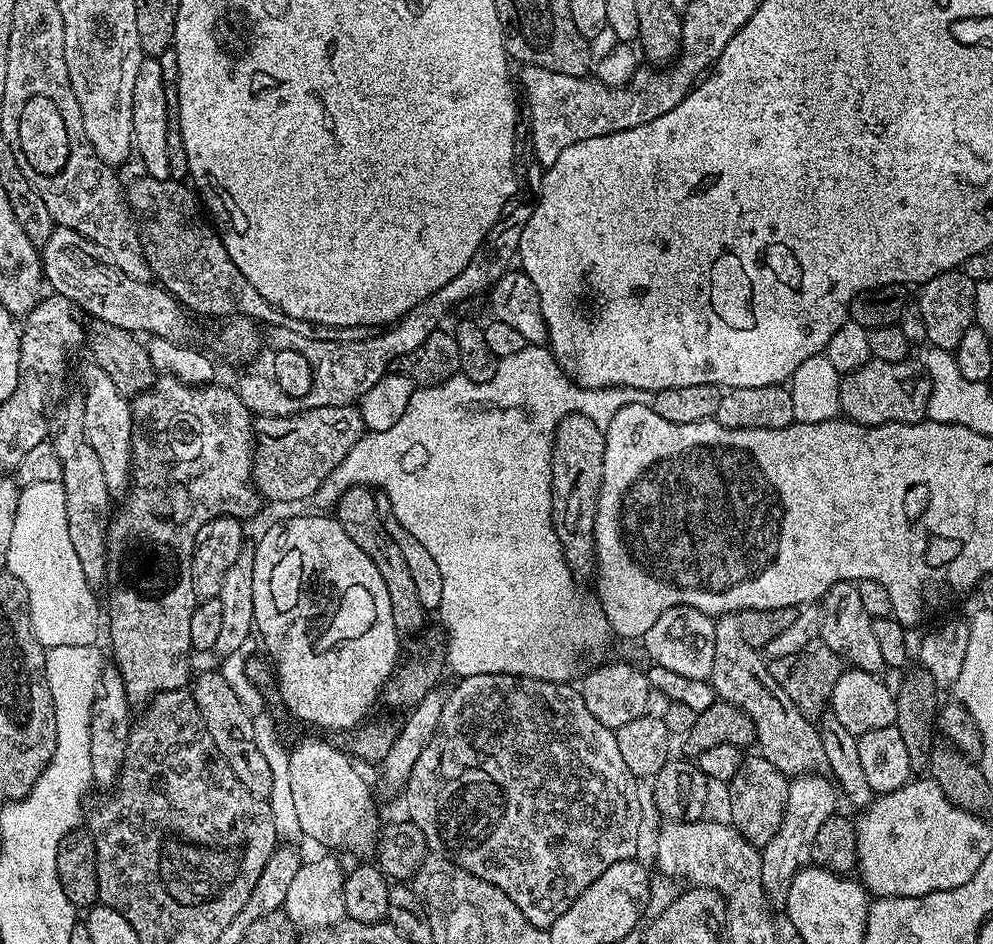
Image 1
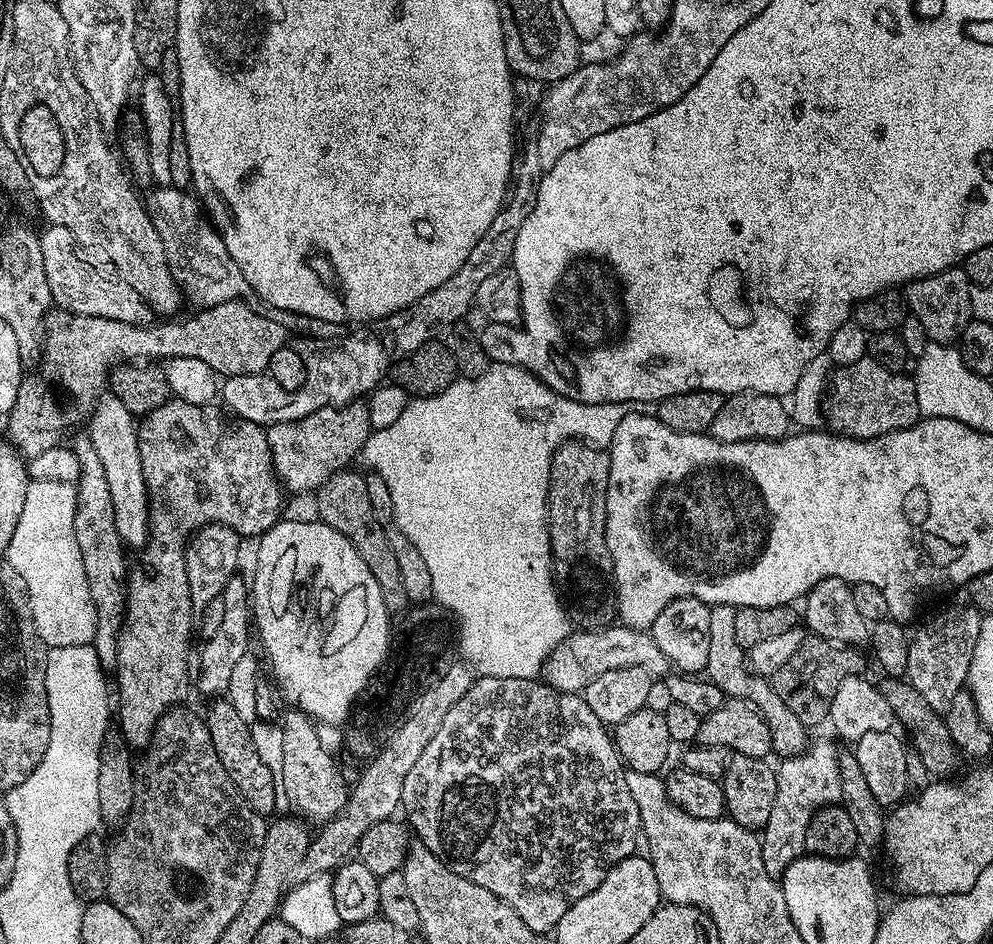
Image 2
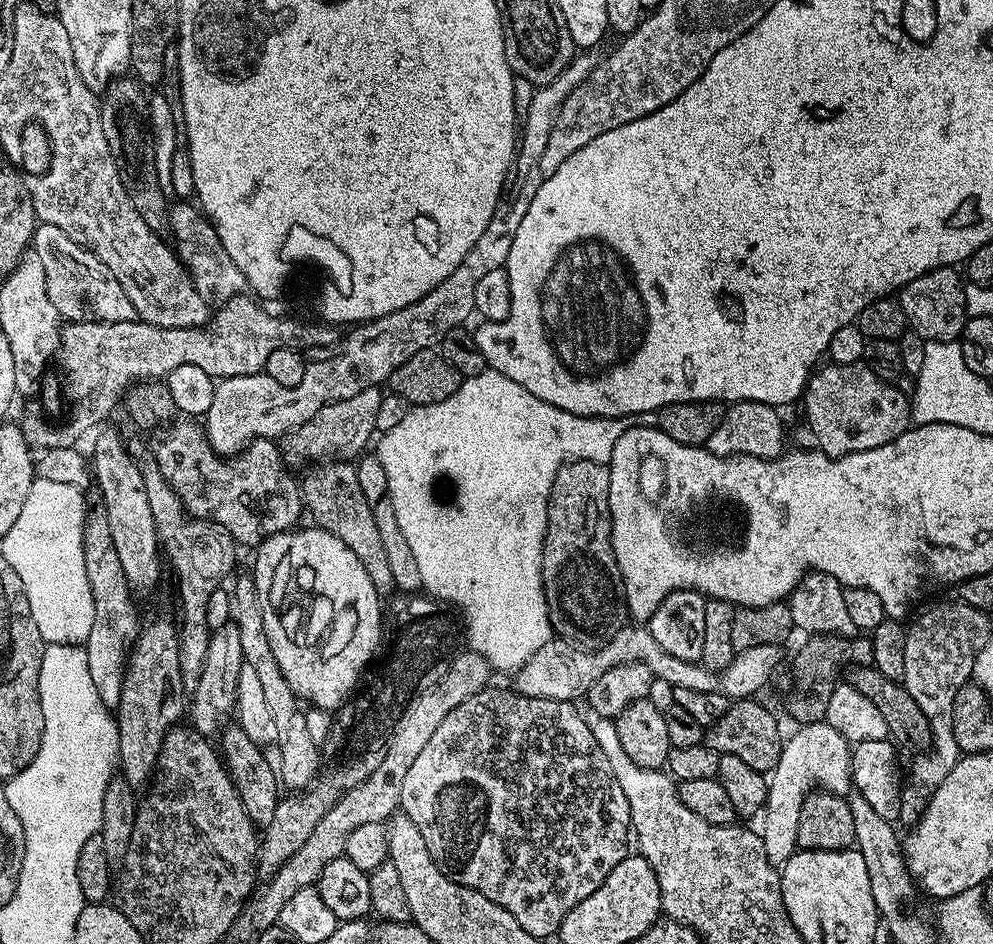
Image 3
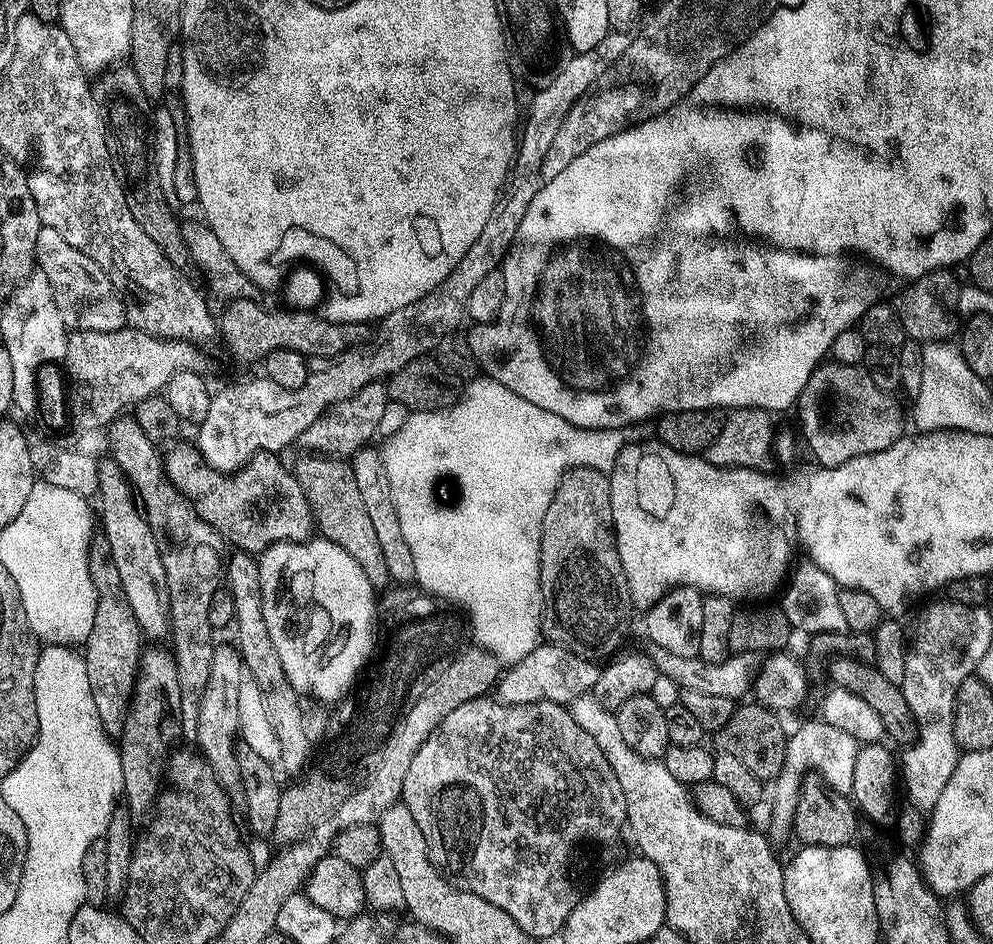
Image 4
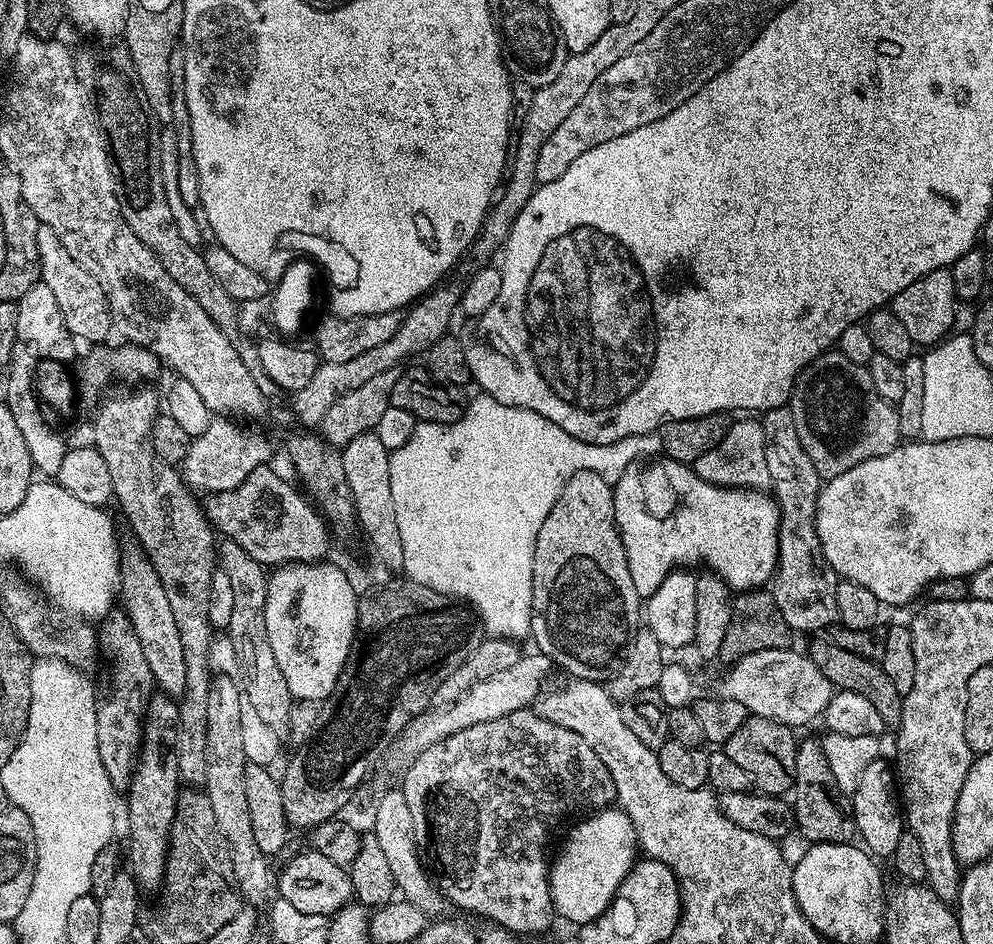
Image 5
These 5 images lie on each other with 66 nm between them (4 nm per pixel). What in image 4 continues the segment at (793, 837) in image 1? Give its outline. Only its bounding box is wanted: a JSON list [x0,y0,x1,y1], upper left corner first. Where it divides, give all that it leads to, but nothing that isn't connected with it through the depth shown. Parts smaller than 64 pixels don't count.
[770,718,861,831]

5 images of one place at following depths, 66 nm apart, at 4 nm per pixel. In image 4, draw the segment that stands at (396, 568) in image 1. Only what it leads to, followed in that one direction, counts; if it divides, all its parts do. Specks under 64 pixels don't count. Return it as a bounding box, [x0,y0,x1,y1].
[294,454,390,590]

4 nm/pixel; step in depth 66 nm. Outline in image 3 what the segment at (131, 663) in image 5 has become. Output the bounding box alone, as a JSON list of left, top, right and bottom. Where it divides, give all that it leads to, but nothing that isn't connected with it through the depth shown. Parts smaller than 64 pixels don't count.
[82,507,142,710]

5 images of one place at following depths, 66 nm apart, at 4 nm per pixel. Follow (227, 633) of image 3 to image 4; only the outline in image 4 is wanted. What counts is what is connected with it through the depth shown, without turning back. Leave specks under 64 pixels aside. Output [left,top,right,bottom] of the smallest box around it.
[195,646,241,801]

